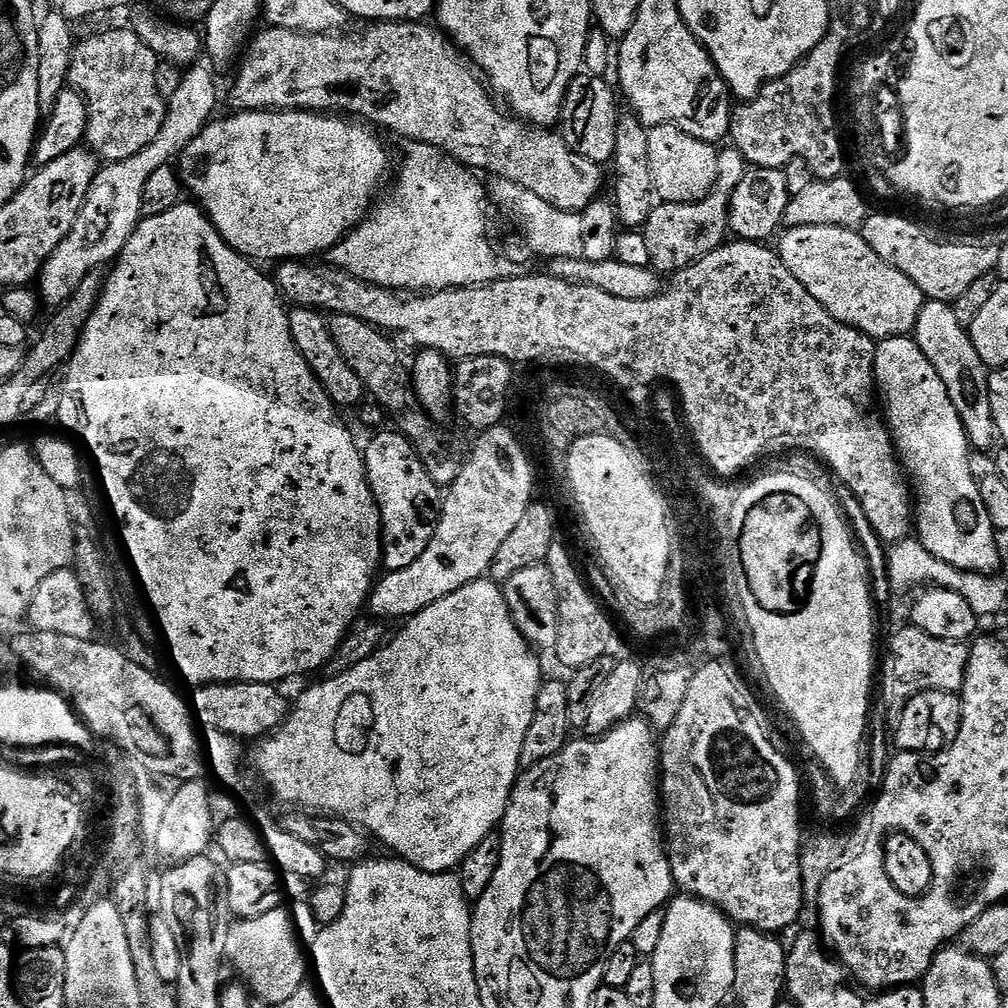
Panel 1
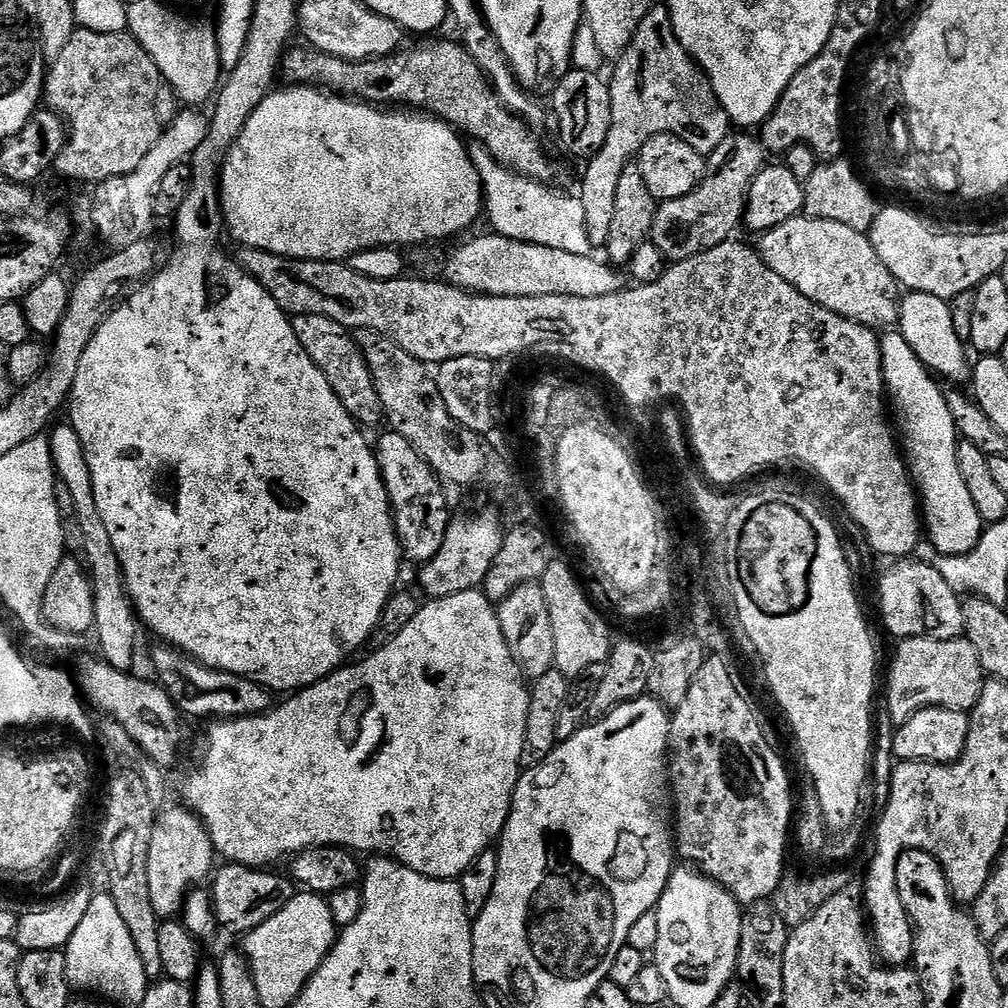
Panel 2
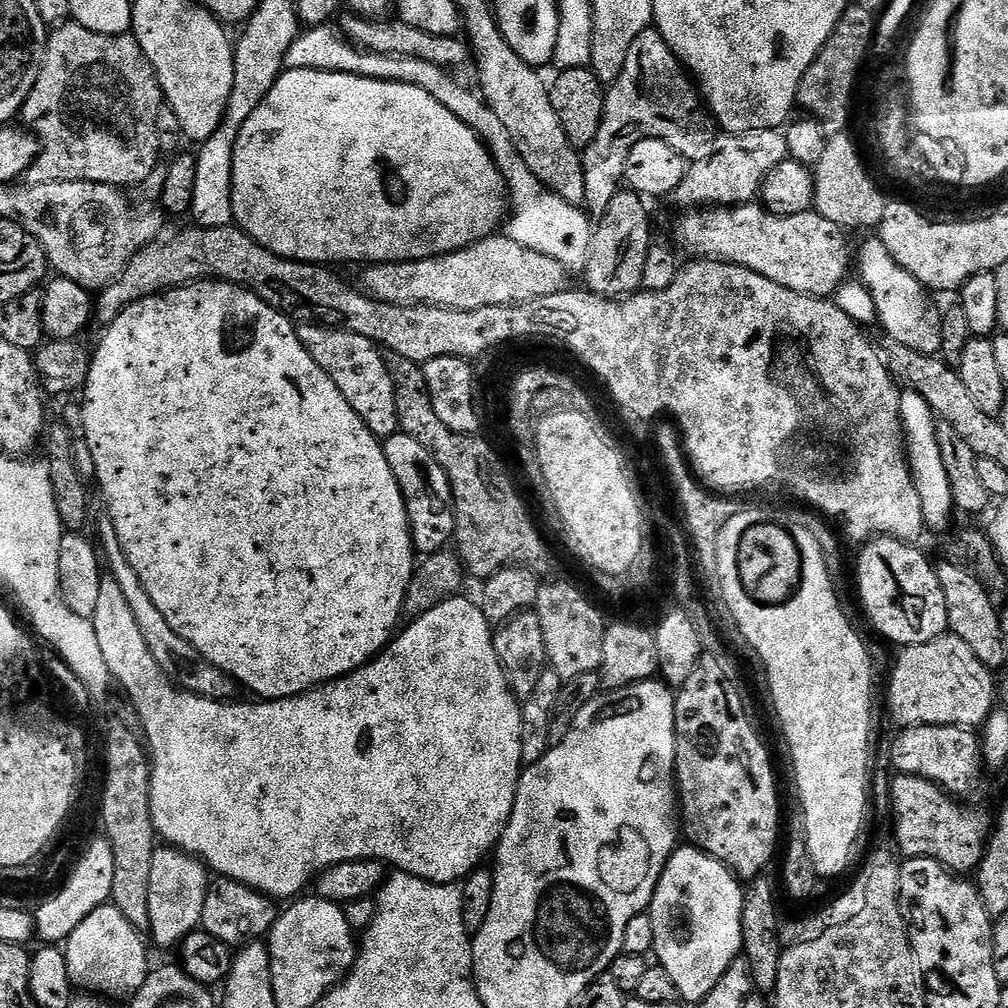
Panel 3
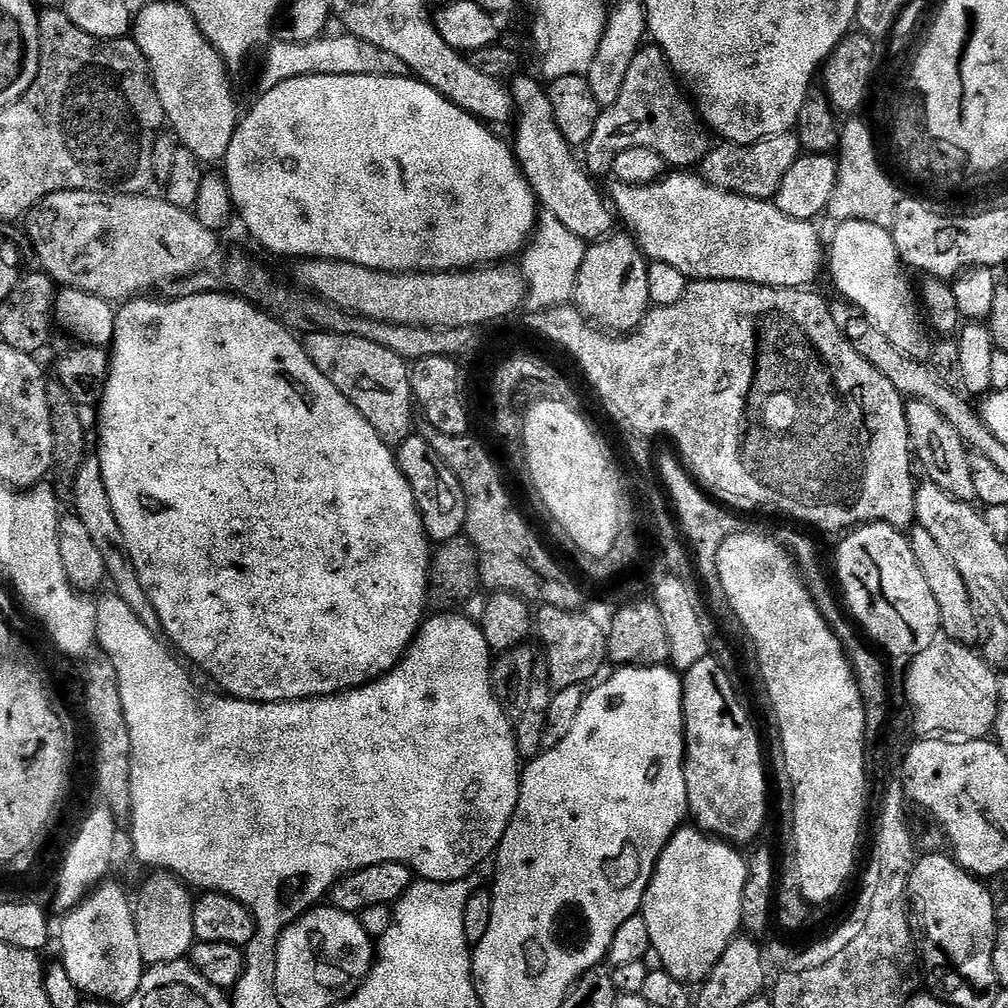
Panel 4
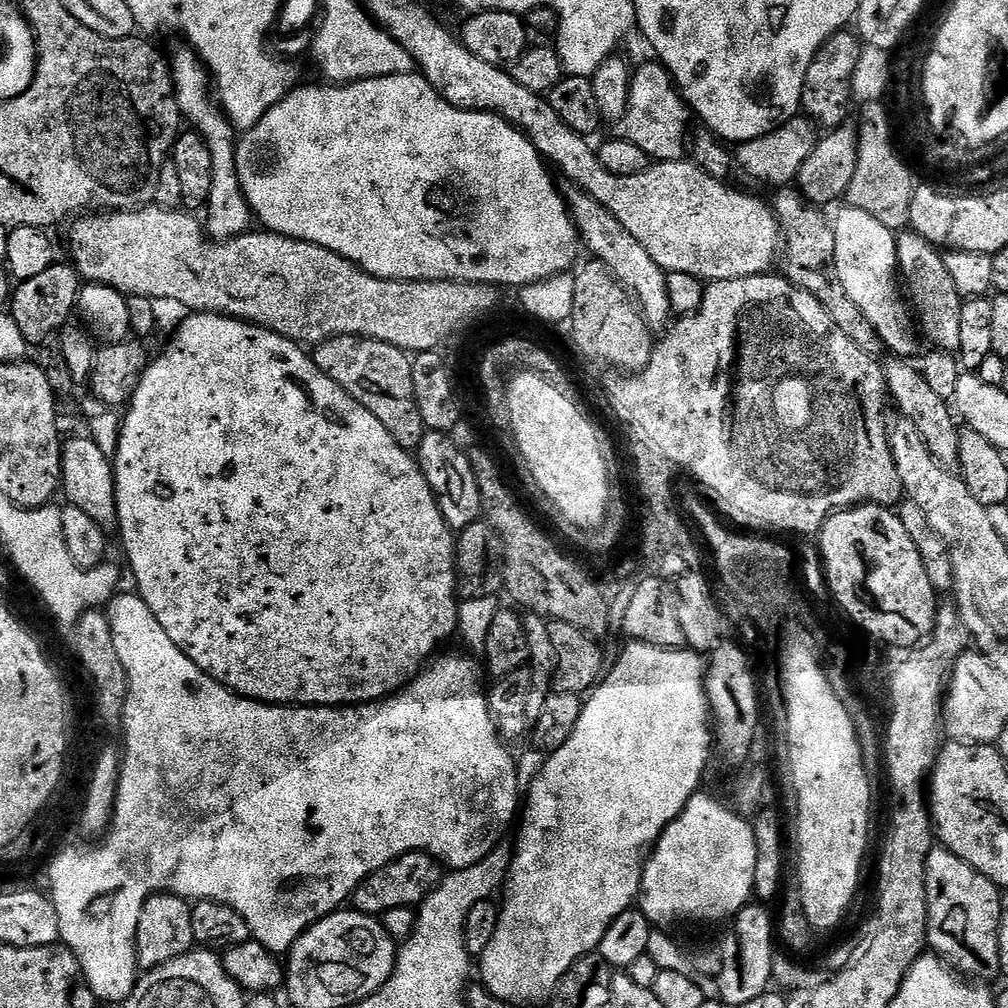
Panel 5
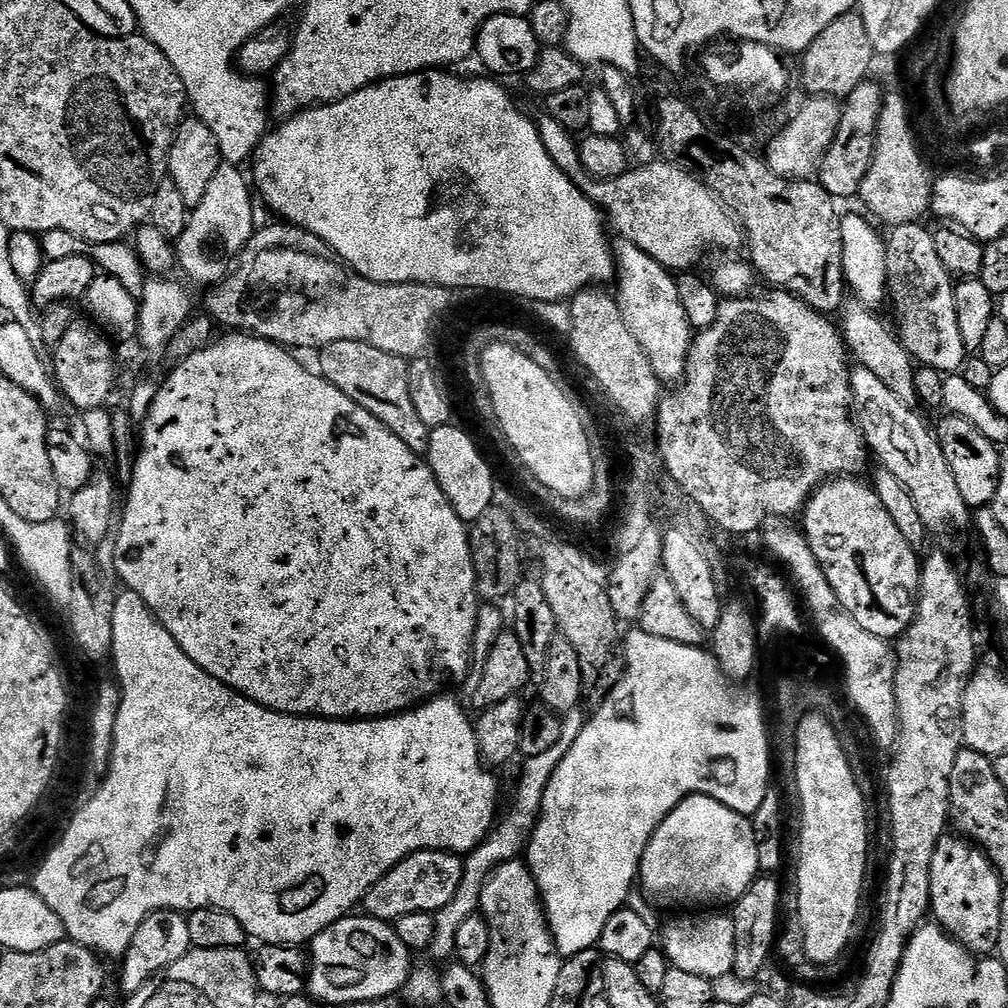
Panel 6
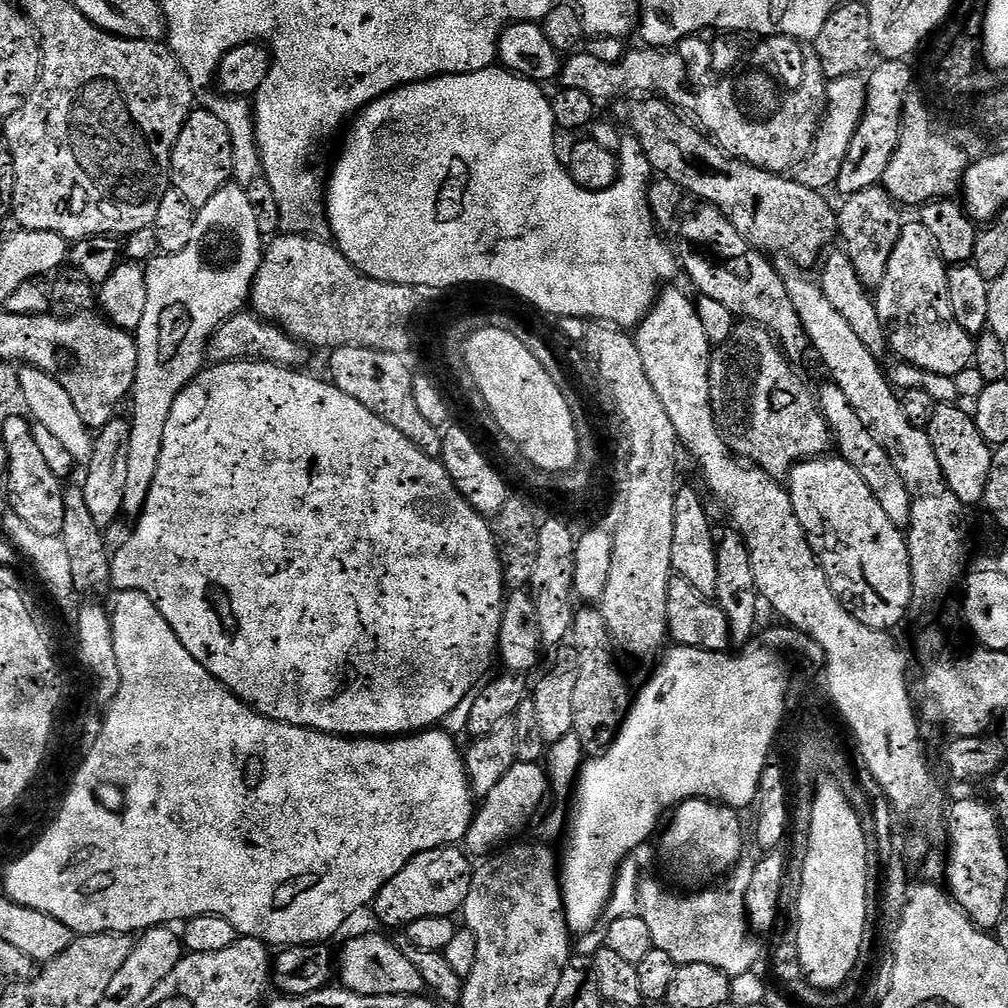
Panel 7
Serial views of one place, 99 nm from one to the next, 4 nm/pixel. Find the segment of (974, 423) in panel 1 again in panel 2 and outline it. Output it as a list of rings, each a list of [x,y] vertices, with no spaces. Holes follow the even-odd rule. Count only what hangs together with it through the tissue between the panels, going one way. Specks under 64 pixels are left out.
[[[908,292],[900,301],[898,331],[904,335],[906,342],[910,342],[914,354],[918,354],[922,363],[937,377],[945,376],[948,380],[967,381],[969,379],[969,349],[966,347],[965,341],[958,338],[958,330],[954,328],[952,306],[949,301],[934,298],[934,294]]]

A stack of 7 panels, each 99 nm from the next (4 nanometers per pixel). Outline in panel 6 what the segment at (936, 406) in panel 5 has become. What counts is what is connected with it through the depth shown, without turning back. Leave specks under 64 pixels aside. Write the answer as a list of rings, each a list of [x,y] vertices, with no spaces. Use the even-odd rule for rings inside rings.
[[[848,302],[843,305],[838,316],[838,328],[844,337],[844,343],[849,353],[855,359],[856,356],[860,359],[857,361],[863,368],[870,370],[870,374],[878,376],[882,386],[892,391],[903,404],[911,405],[916,400],[914,390],[916,368],[912,355],[902,346],[899,335],[889,325],[888,329],[872,312],[875,311],[869,310],[859,302]]]

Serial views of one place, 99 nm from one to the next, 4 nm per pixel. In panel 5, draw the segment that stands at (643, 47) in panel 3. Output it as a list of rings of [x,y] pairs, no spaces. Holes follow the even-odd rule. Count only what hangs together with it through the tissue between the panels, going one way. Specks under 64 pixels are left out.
[[[659,62],[644,64],[640,69],[632,72],[632,81],[630,82],[630,94],[628,95],[628,105],[626,114],[621,120],[615,121],[615,135],[626,142],[634,142],[638,150],[646,150],[646,154],[653,161],[663,162],[665,160],[682,160],[686,156],[686,142],[689,139],[688,134],[688,116],[690,120],[690,109],[684,103],[684,97],[680,95],[672,76],[667,68]]]

